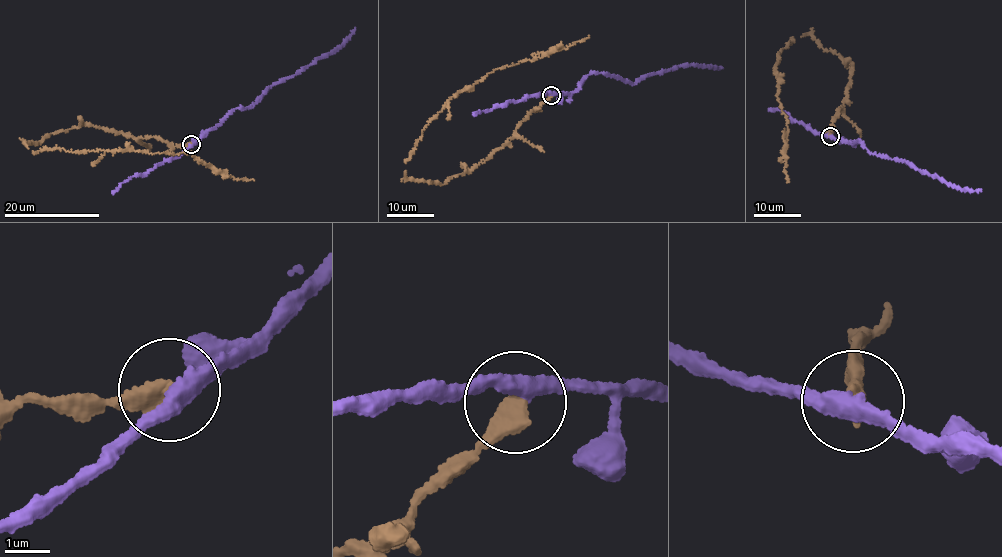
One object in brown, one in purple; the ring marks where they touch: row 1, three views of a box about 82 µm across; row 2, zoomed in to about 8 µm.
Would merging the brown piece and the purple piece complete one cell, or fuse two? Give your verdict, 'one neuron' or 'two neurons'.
two neurons

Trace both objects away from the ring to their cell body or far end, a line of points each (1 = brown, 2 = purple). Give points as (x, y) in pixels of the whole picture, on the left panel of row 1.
1: (191, 144), (84, 125), (23, 143), (32, 152), (188, 152), (228, 176), (254, 180)
2: (191, 144), (216, 128), (233, 110), (252, 106), (282, 79), (296, 75), (319, 57), (344, 44), (354, 28)

